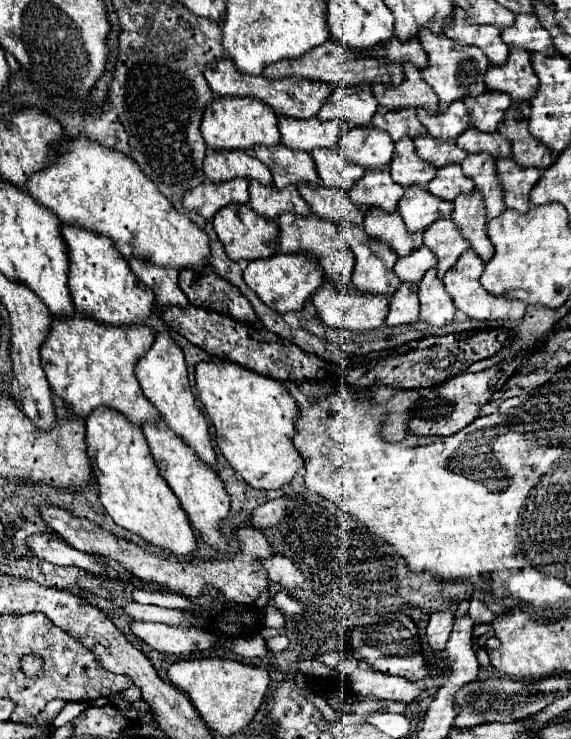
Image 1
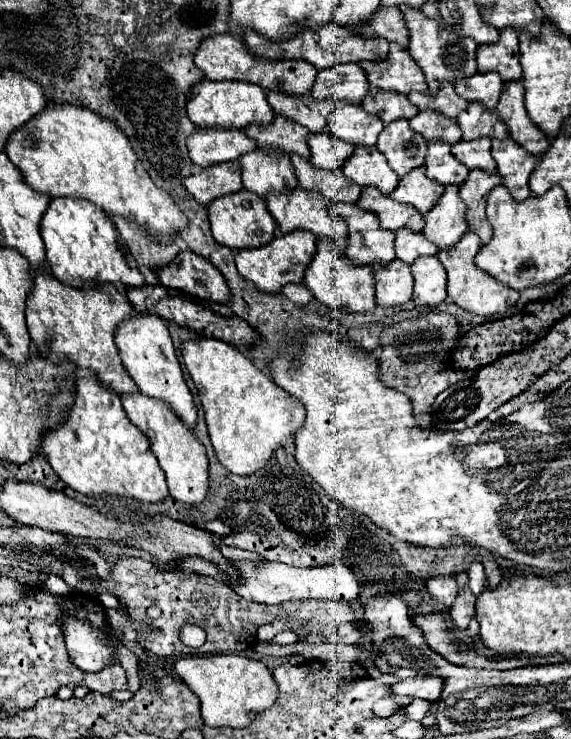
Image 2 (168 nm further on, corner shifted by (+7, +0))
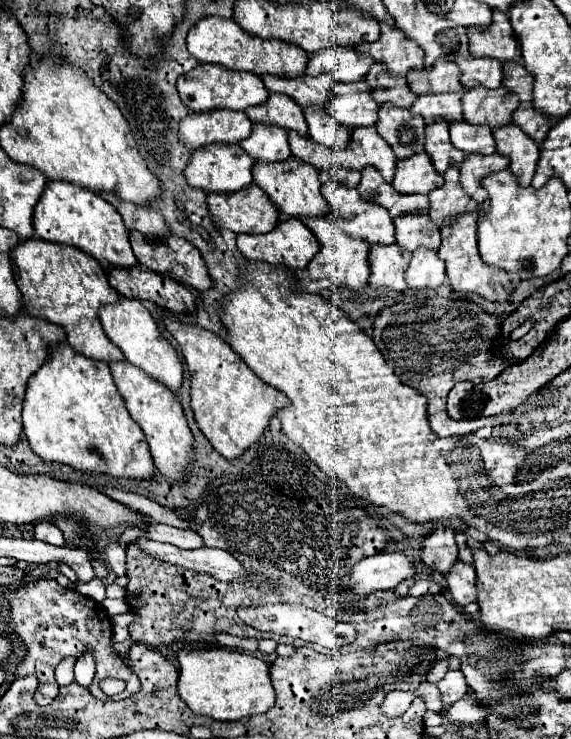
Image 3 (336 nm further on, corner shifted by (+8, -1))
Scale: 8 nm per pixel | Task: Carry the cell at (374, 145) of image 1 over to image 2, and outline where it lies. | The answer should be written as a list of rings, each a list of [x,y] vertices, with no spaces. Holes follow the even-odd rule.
[[[334,102],[327,125],[333,136],[363,146],[375,146],[377,136],[383,130],[383,122],[379,122],[375,114],[369,116],[361,104],[351,106],[351,102]]]

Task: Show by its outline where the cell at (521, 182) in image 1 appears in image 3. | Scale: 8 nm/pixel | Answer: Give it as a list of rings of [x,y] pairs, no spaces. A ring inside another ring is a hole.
[[[512,123],[506,127],[498,127],[498,131],[492,133],[496,139],[498,153],[510,159],[510,171],[516,177],[518,185],[530,187],[540,157],[540,147],[532,139],[528,139],[520,127]]]

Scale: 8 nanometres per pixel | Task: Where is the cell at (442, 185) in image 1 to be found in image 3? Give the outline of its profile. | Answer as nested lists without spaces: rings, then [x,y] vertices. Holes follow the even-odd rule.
[[[432,123],[426,127],[426,153],[432,159],[434,169],[442,175],[448,167],[462,167],[466,155],[452,147],[448,137],[448,123]]]

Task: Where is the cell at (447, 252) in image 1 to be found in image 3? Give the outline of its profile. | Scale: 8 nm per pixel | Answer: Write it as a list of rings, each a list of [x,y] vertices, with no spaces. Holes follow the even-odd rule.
[[[450,167],[444,173],[444,185],[430,191],[430,219],[432,221],[448,221],[452,217],[478,211],[478,203],[470,199],[460,183],[458,183],[458,169]]]

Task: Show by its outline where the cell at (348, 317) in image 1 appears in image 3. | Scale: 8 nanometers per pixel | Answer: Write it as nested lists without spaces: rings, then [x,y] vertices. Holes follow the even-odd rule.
[[[316,217],[316,219],[302,219],[302,223],[316,235],[320,243],[320,251],[314,255],[314,259],[308,263],[308,273],[310,279],[330,279],[334,283],[344,285],[348,291],[364,291],[368,287],[368,275],[370,275],[370,265],[368,265],[368,253],[370,245],[360,243],[360,239],[350,239],[350,235],[342,235],[334,221],[330,217]]]

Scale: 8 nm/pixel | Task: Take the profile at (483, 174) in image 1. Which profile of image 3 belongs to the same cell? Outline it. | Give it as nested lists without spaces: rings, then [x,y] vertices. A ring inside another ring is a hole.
[[[466,121],[450,125],[450,141],[456,149],[480,155],[492,155],[496,151],[496,143],[492,131],[488,127],[470,127]]]

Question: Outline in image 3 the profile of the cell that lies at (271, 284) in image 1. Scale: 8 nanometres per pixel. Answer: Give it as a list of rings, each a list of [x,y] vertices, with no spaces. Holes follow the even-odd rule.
[[[284,219],[270,233],[264,235],[238,235],[238,251],[244,259],[256,259],[270,265],[282,265],[290,271],[306,269],[310,259],[318,253],[320,245],[312,231],[300,219]]]

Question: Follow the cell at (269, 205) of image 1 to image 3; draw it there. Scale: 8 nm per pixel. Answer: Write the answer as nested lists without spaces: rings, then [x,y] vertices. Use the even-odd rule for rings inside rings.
[[[254,127],[250,139],[244,139],[240,147],[254,163],[280,163],[290,157],[288,133],[278,131],[278,127]]]

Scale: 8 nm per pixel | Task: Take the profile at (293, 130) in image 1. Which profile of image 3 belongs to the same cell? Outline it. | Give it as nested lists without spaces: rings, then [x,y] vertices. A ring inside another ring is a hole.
[[[264,75],[262,81],[268,93],[288,95],[302,109],[308,109],[308,107],[324,109],[324,105],[328,103],[328,97],[332,95],[332,83],[334,83],[330,75],[318,75],[318,77],[302,75],[296,79],[276,79],[274,75]]]

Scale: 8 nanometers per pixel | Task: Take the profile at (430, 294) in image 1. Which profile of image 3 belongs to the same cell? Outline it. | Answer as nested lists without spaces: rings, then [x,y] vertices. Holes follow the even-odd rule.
[[[422,247],[412,253],[412,261],[406,271],[408,287],[412,287],[412,289],[438,289],[440,285],[444,285],[444,281],[446,281],[446,269],[444,269],[442,259],[436,255],[436,251],[426,251]]]

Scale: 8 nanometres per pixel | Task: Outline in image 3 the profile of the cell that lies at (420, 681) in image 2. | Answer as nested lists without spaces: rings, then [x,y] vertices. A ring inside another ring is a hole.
[[[448,671],[444,679],[440,679],[436,685],[440,689],[440,701],[444,703],[444,707],[450,707],[468,693],[468,685],[464,685],[462,671]]]

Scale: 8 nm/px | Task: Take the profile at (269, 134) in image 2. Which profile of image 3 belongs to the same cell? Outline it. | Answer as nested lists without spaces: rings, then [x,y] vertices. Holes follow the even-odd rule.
[[[270,95],[262,107],[248,107],[246,115],[252,123],[274,125],[286,131],[296,131],[302,137],[308,137],[304,113],[298,111],[298,107],[290,103],[290,99],[282,99],[282,95]]]

